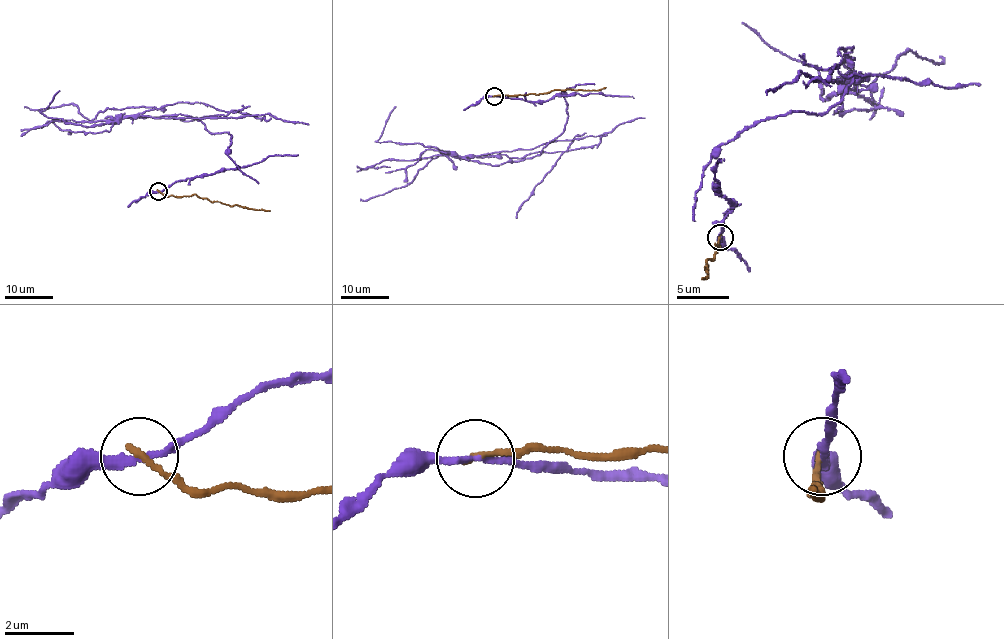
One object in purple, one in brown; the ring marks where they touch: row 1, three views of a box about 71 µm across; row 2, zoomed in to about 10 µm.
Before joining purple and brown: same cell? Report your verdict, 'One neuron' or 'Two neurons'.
Two neurons

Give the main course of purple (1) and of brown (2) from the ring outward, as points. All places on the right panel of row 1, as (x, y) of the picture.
1: (720, 237), (731, 203), (702, 167), (868, 79), (842, 47), (845, 76), (980, 86)
2: (720, 237), (715, 252), (707, 260), (705, 268), (707, 265), (707, 276), (702, 278)

